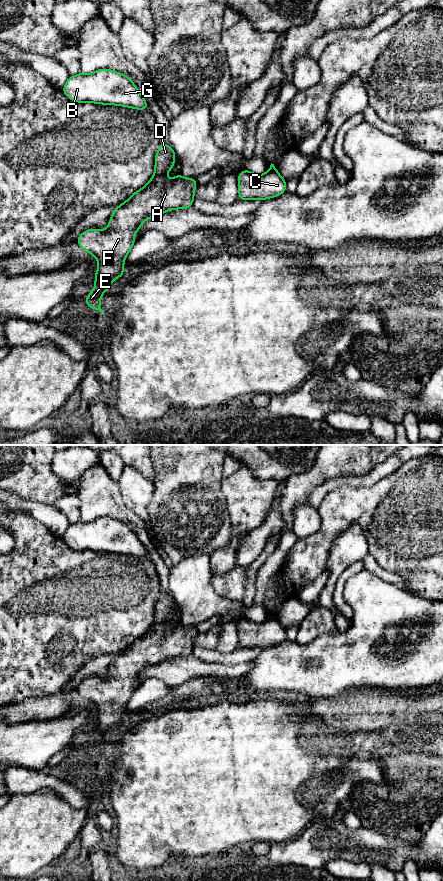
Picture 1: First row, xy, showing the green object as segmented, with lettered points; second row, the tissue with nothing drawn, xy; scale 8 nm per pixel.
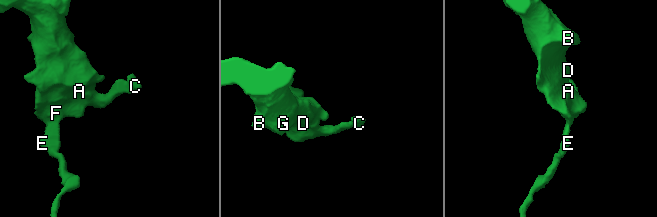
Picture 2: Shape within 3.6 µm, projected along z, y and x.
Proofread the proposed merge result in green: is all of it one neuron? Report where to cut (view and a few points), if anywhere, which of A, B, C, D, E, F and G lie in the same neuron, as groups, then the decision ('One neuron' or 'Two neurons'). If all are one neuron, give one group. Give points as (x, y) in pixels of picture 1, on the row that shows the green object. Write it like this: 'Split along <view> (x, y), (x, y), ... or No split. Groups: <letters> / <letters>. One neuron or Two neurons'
No split. Groups: A B C D E F G. One neuron

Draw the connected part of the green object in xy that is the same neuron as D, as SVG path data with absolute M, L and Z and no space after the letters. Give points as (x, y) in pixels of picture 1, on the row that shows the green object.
M161 141L151 180L115 208L106 230L87 229L78 237L76 242L81 249L99 261L95 287L84 299L89 308L104 314L100 299L113 280L124 277L124 260L136 241L133 235L145 220L169 210L192 207L196 179L183 178L181 173L173 179L166 178L169 170L175 168L175 157L172 147Z

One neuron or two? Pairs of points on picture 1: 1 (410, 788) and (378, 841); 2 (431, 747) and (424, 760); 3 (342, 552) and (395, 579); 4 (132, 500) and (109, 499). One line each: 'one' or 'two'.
1: two
2: two
3: one
4: two

